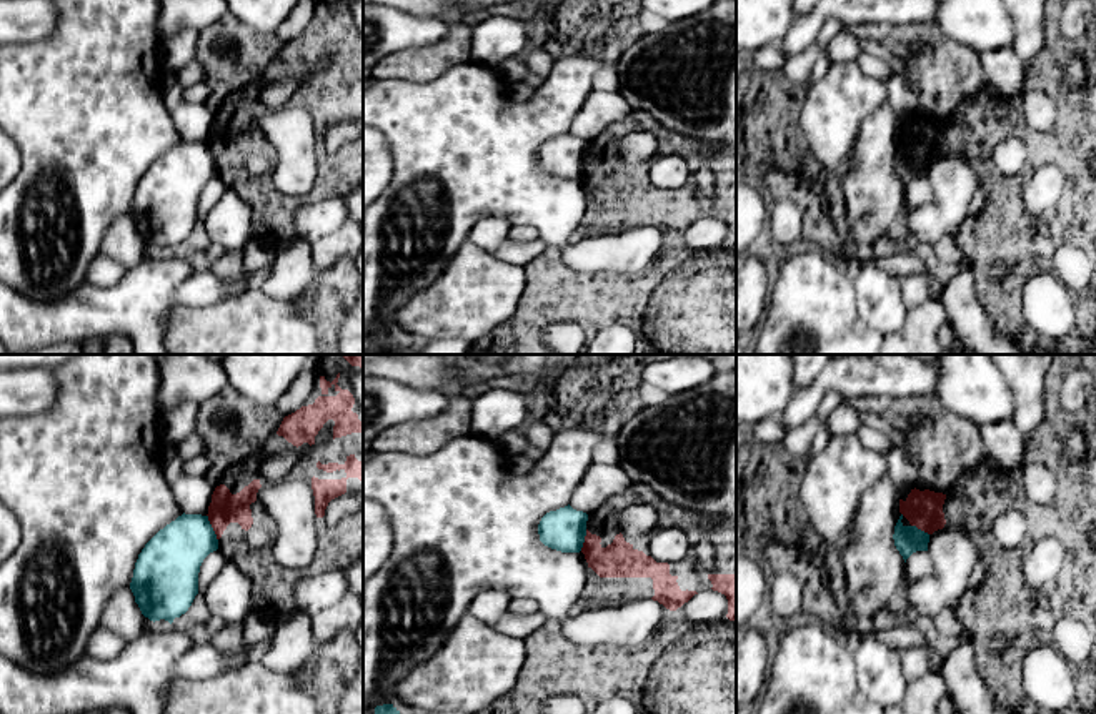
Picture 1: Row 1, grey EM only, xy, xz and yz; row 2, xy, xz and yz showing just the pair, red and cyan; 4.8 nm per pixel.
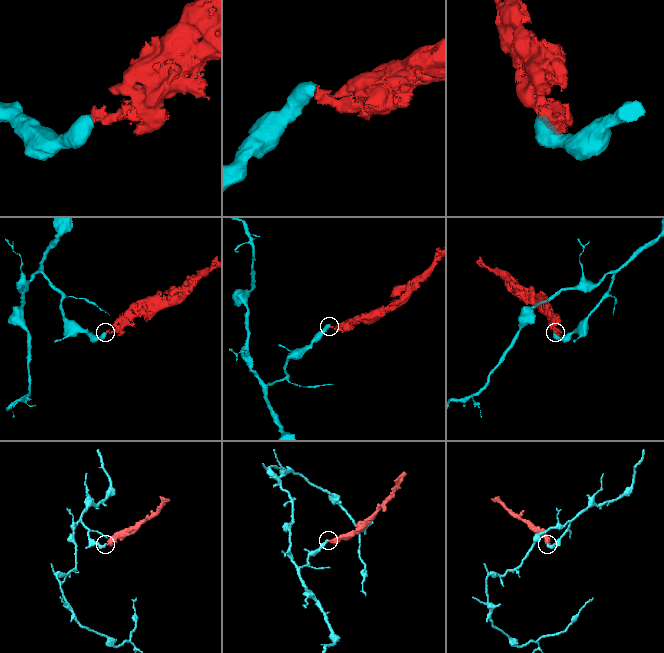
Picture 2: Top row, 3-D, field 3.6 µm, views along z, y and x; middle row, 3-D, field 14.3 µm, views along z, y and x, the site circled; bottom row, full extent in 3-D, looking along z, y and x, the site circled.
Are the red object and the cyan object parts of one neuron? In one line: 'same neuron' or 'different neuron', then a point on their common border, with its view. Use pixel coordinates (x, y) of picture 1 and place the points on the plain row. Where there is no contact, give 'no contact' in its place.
different neuron | xy (212, 153)

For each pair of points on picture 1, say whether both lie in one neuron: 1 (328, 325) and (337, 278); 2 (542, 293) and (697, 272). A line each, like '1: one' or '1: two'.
1: one
2: one

